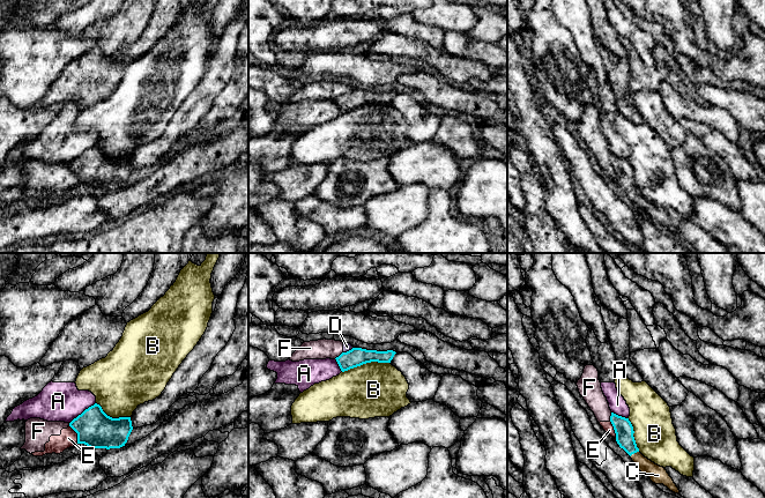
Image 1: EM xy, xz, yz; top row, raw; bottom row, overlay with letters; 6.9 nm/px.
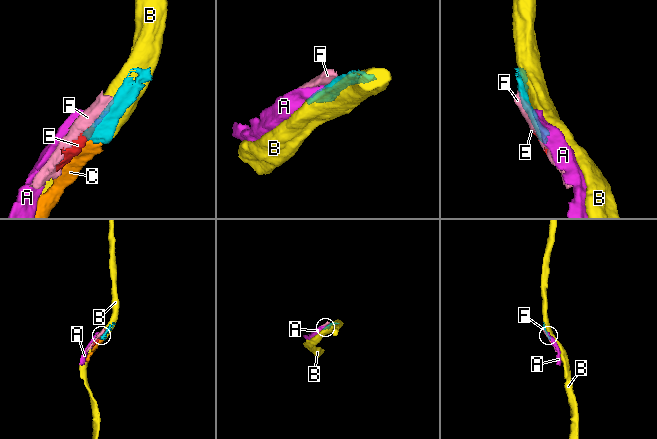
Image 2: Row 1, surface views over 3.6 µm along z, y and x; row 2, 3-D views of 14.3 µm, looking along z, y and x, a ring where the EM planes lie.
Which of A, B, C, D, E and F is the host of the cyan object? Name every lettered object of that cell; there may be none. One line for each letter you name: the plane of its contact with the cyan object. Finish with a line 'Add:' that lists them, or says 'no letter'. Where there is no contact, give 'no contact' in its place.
C: yz
Add: C

